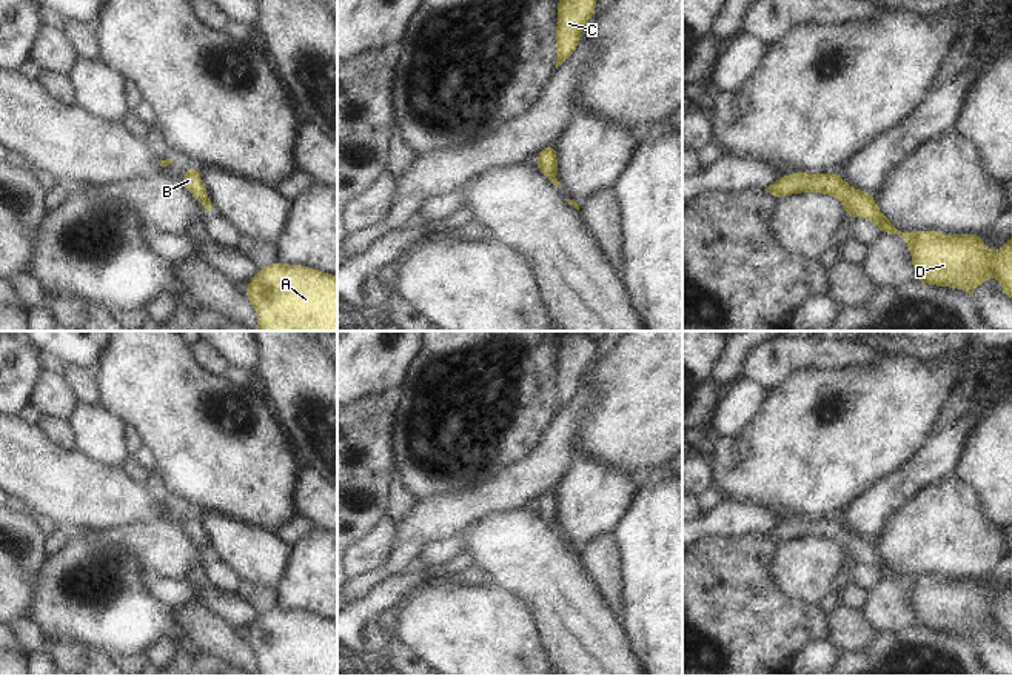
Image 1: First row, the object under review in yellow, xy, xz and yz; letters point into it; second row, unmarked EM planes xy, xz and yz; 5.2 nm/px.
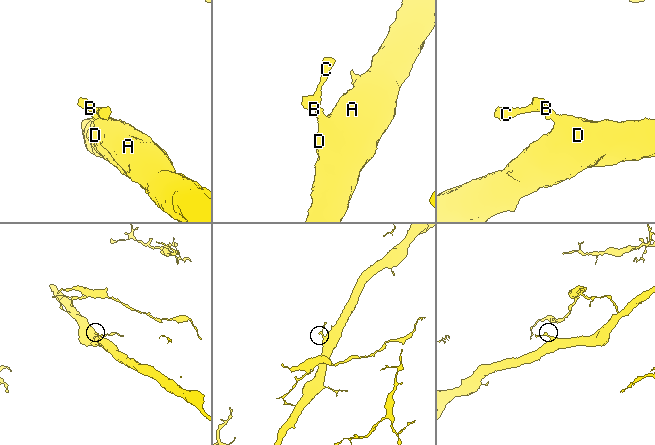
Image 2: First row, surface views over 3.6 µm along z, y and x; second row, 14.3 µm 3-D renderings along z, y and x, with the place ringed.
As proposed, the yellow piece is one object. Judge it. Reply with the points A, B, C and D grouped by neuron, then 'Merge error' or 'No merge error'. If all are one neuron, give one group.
Groups: A B C D. No merge error

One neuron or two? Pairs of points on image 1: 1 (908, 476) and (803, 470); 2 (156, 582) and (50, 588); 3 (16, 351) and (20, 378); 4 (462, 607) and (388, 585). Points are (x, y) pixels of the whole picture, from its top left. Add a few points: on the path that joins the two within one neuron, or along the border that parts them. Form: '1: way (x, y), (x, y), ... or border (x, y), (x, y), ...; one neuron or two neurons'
1: border (918, 453), (901, 467), (875, 481), (860, 496); two neurons
2: border (144, 572), (144, 587), (170, 607); two neurons
3: way (16, 358), (16, 371); one neuron
4: border (422, 576), (402, 596); two neurons

